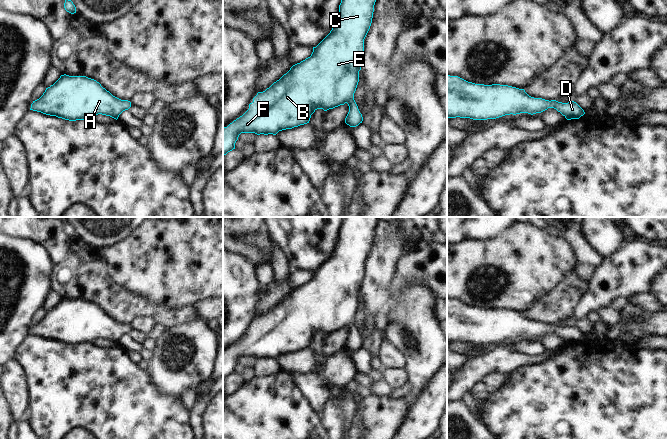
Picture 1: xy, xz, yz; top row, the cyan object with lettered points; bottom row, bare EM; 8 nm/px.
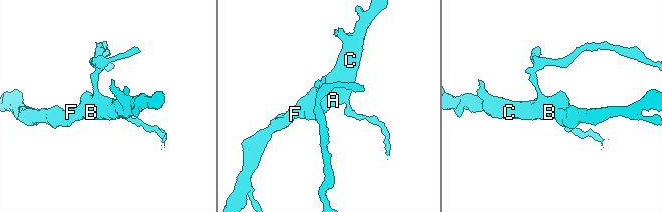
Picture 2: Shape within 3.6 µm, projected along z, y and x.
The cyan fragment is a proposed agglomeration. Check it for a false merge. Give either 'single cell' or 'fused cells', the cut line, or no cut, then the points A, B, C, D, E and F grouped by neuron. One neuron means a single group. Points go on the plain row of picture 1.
single cell; cut none; groups A B C D E F

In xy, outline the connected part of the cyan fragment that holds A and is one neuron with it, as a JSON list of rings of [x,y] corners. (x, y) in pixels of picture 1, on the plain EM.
[[[64,298],[53,309],[46,312],[39,323],[33,325],[30,334],[69,345],[92,344],[98,338],[110,340],[117,344],[119,339],[130,331],[130,325],[121,324],[113,320],[96,304],[86,300],[69,300]]]

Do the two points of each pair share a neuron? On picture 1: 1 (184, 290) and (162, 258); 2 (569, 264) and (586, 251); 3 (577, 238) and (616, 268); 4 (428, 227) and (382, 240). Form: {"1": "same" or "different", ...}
{"1": "same", "2": "different", "3": "different", "4": "different"}

